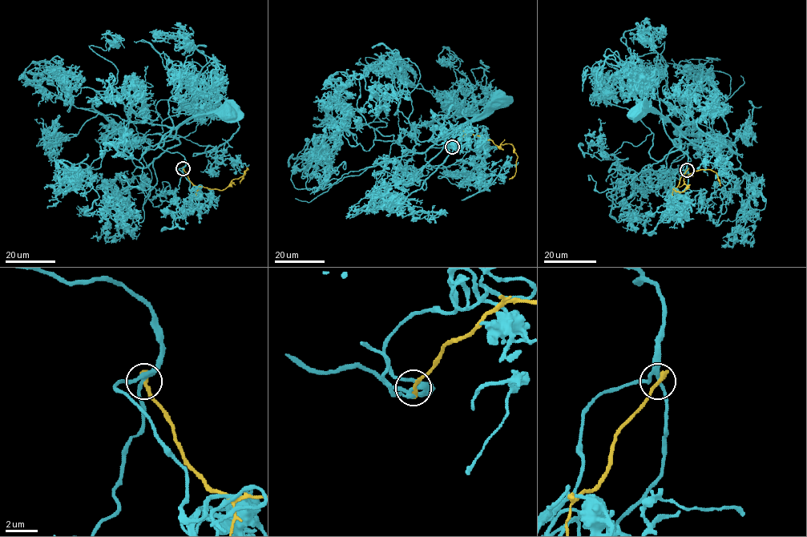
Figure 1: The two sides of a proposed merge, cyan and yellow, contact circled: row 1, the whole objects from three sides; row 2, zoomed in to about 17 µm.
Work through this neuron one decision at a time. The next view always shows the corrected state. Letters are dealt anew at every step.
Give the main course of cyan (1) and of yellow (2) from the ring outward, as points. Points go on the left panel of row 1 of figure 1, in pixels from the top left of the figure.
1: (183, 168), (184, 157), (179, 153), (160, 148), (160, 138), (193, 118), (221, 113), (227, 109), (230, 111)
2: (183, 168), (194, 185), (220, 190), (235, 179), (241, 177), (248, 169), (240, 183)

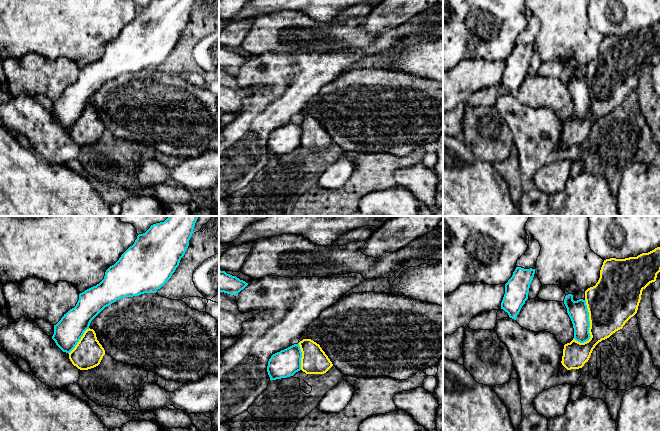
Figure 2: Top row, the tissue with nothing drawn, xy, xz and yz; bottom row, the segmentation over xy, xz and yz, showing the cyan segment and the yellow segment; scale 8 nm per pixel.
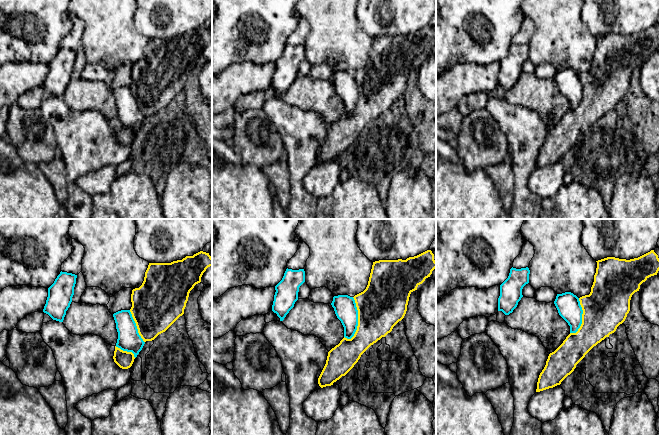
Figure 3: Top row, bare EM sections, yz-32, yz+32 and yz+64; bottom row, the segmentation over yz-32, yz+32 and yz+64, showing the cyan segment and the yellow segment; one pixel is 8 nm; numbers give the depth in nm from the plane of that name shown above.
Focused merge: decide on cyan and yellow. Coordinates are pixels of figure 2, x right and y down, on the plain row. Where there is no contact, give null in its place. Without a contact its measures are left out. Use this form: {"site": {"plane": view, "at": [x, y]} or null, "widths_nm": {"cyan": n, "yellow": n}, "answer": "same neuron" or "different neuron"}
{"site": {"plane": "yz", "at": [589, 99]}, "widths_nm": {"cyan": 160, "yellow": 380}, "answer": "different neuron"}

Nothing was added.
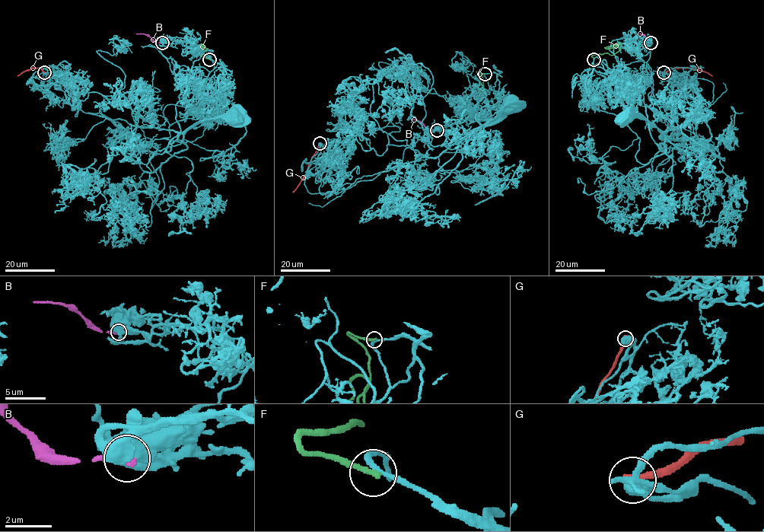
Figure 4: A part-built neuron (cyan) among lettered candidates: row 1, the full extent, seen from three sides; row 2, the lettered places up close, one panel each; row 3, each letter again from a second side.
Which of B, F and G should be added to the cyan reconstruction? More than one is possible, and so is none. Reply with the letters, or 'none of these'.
F

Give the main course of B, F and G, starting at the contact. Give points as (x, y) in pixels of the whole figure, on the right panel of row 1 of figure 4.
B: (650, 43), (639, 33)
F: (593, 58), (592, 55), (613, 55), (620, 49), (616, 46), (605, 48)
G: (663, 72), (673, 68), (691, 68), (712, 76)

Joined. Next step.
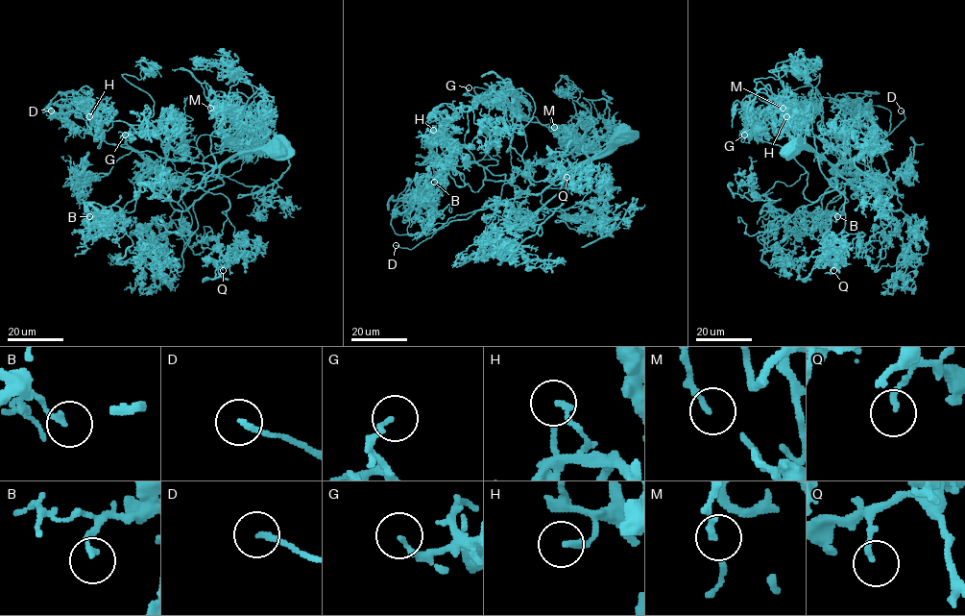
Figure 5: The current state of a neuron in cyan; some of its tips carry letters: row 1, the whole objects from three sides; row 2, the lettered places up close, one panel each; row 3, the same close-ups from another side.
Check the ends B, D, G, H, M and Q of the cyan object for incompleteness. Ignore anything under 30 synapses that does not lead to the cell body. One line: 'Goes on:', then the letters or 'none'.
Goes on: D, H

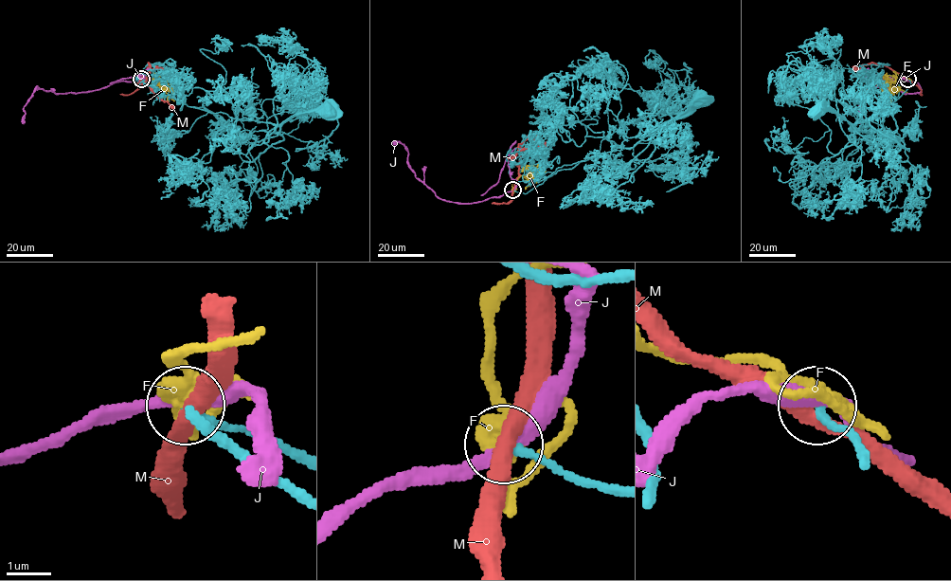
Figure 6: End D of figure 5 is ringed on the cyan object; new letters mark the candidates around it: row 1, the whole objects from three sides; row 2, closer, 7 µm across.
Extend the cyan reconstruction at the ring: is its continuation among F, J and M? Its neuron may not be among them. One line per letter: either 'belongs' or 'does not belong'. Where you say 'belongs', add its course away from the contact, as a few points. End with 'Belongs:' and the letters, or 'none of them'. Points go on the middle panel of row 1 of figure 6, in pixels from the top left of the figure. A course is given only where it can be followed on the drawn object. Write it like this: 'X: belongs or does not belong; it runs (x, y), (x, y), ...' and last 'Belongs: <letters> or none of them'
F: belongs; it runs (512, 190), (514, 181), (523, 175), (527, 178), (530, 175), (533, 171), (531, 166), (525, 180)
J: does not belong
M: does not belong
Belongs: F

